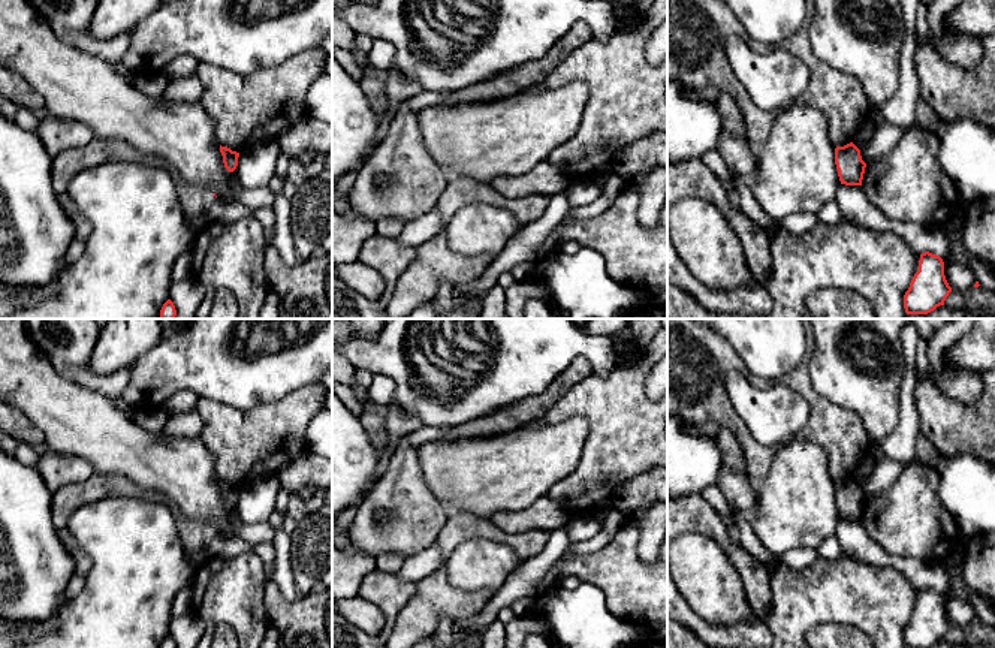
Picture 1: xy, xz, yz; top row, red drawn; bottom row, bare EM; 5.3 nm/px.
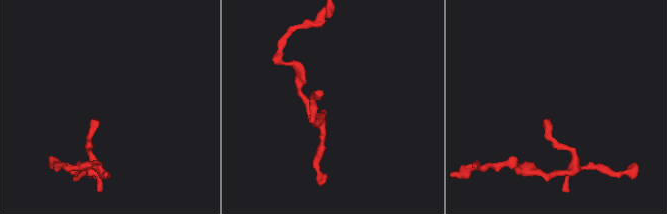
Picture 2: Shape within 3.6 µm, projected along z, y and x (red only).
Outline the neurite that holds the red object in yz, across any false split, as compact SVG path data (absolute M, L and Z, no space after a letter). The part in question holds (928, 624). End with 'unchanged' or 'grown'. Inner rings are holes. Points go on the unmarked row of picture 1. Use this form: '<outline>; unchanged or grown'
M925 587L920 590L919 606L914 609L904 630L905 648L931 648L944 641L952 627L940 591Z; unchanged

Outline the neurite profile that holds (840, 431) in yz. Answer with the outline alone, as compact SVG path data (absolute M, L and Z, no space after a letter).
M802 358L781 380L805 398L811 409L799 437L821 446L827 453L833 482L844 482L853 477L856 465L869 453L869 435L856 412L832 404L815 392L808 367L809 359Z

